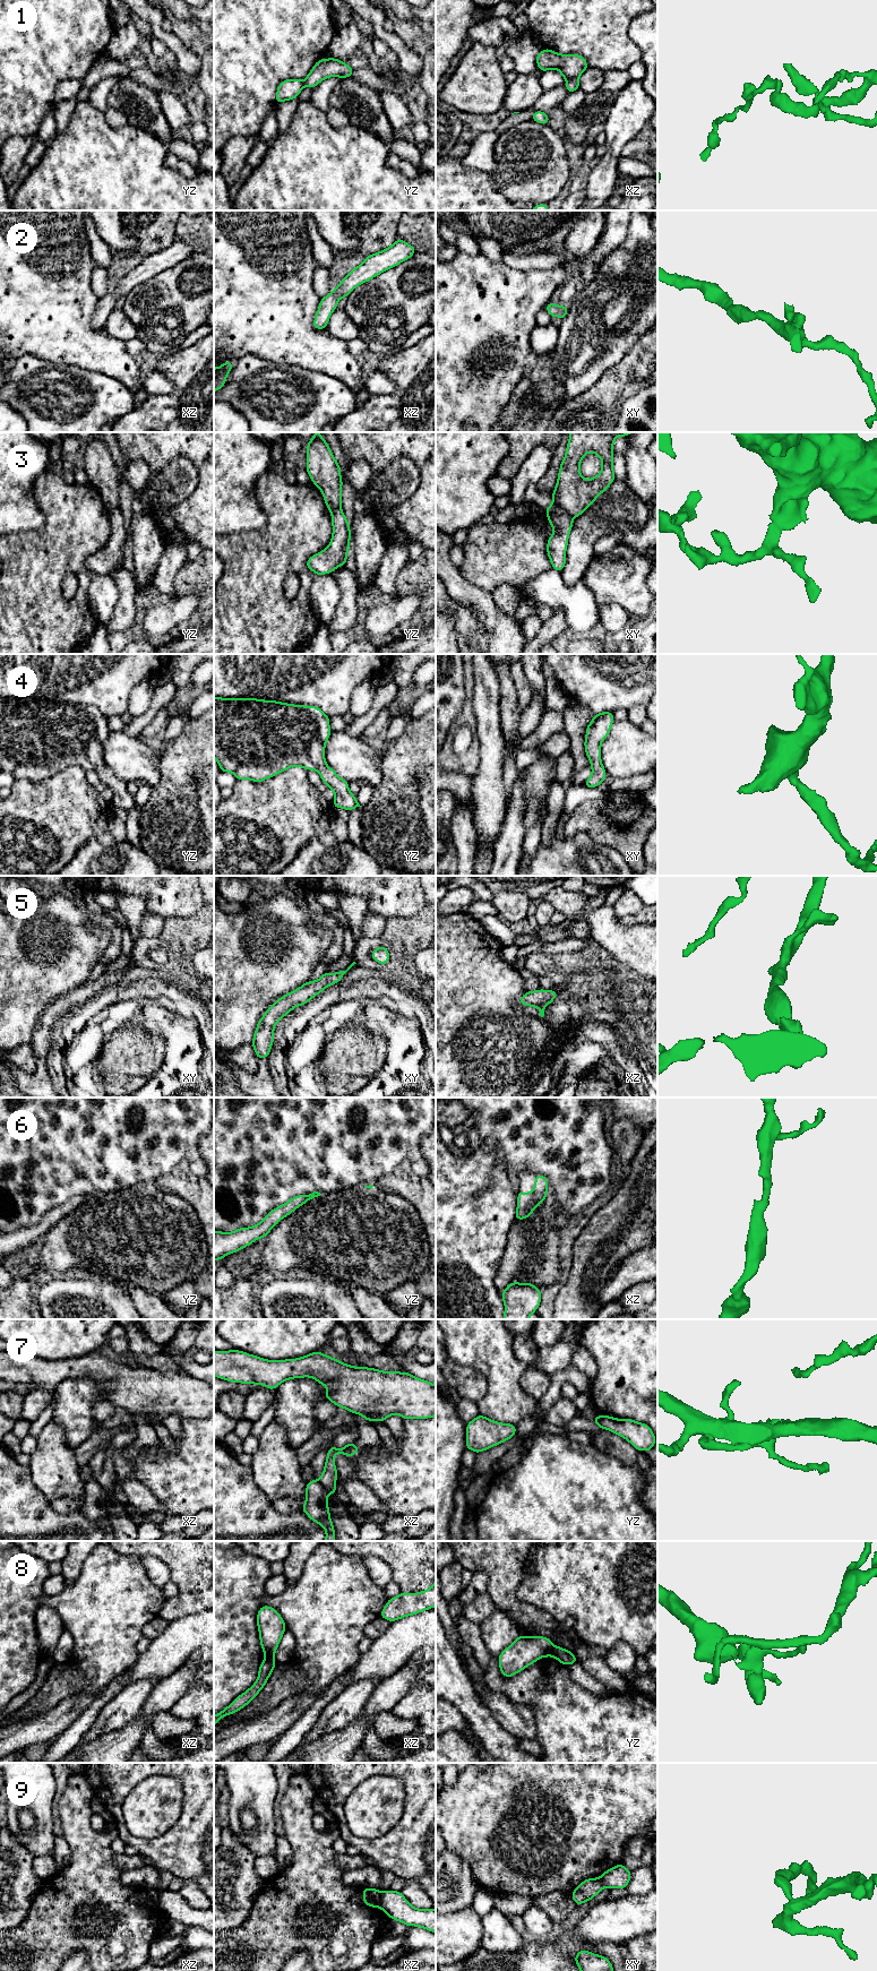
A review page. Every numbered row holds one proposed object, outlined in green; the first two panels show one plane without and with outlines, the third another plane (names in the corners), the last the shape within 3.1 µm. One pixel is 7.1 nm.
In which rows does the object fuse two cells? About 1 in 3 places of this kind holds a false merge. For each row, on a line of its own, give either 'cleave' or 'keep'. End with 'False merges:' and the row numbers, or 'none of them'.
1: cleave
2: keep
3: cleave
4: keep
5: keep
6: keep
7: cleave
8: cleave
9: cleave
False merges: 1, 3, 7, 8, 9

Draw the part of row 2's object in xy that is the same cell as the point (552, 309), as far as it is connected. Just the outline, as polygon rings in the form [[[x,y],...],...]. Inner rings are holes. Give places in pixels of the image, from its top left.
[[[550,302],[545,305],[545,309],[552,318],[558,316],[560,319],[564,319],[568,313],[568,307],[557,305]]]

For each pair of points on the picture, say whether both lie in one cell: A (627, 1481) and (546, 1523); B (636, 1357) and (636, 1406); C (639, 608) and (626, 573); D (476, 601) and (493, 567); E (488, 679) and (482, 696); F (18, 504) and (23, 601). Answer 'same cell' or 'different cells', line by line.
A: same cell
B: same cell
C: same cell
D: different cells
E: same cell
F: different cells

